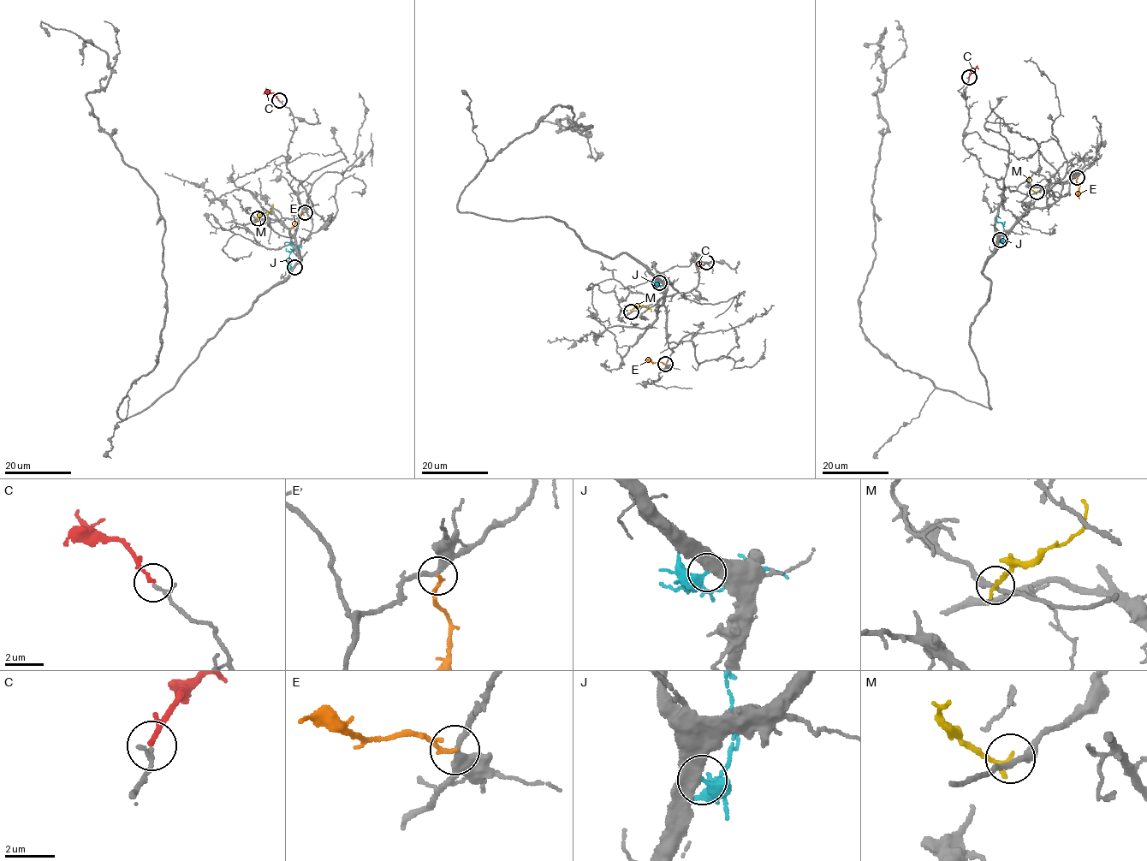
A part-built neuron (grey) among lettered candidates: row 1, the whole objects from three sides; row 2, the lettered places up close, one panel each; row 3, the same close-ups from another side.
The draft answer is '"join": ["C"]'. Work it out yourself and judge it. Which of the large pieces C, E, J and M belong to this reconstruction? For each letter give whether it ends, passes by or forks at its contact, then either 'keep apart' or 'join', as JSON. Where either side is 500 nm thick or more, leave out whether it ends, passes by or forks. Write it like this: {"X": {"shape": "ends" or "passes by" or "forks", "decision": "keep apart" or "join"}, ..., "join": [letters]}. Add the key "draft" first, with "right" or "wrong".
{"draft": "right", "C": {"shape": "ends", "decision": "join"}, "E": {"shape": "passes by", "decision": "keep apart"}, "J": {"shape": "ends", "decision": "keep apart"}, "M": {"shape": "ends", "decision": "keep apart"}, "join": ["C"]}

